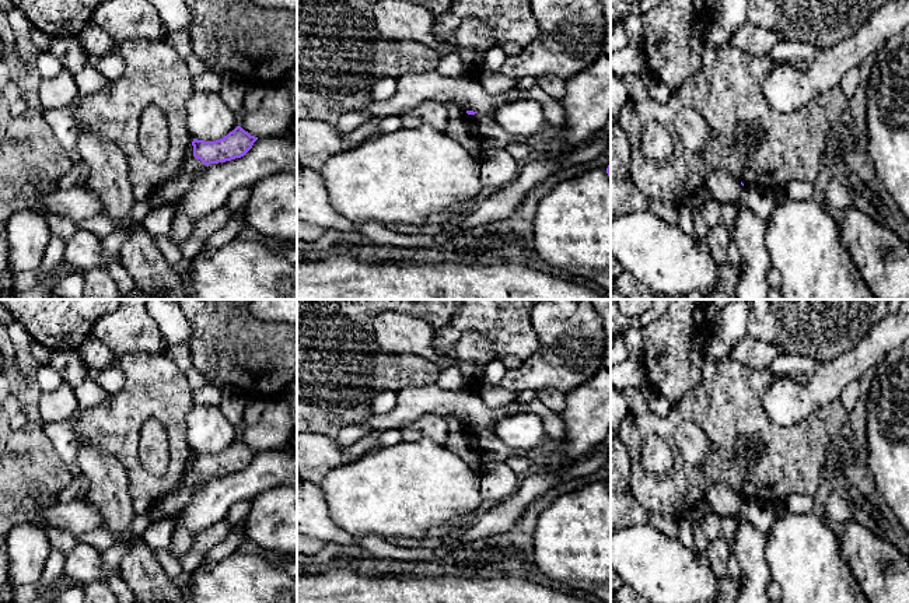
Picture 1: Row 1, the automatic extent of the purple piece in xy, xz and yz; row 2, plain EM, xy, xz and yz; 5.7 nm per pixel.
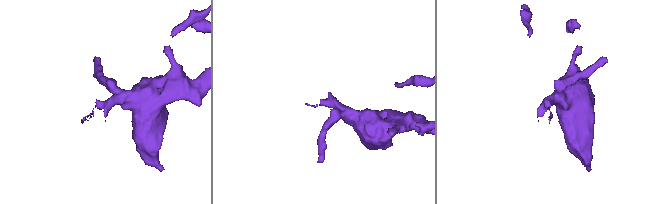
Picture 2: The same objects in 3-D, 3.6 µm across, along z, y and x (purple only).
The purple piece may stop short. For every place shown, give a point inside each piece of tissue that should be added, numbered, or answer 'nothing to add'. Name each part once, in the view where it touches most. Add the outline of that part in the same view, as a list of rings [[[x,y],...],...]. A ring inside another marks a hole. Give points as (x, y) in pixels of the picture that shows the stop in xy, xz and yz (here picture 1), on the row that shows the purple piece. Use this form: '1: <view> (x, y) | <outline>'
1: xy (174, 188) | [[[193,139],[186,147],[183,164],[178,172],[168,178],[146,201],[158,208],[165,204],[175,204],[192,187],[192,180],[196,172],[203,166],[203,162],[193,157]]]

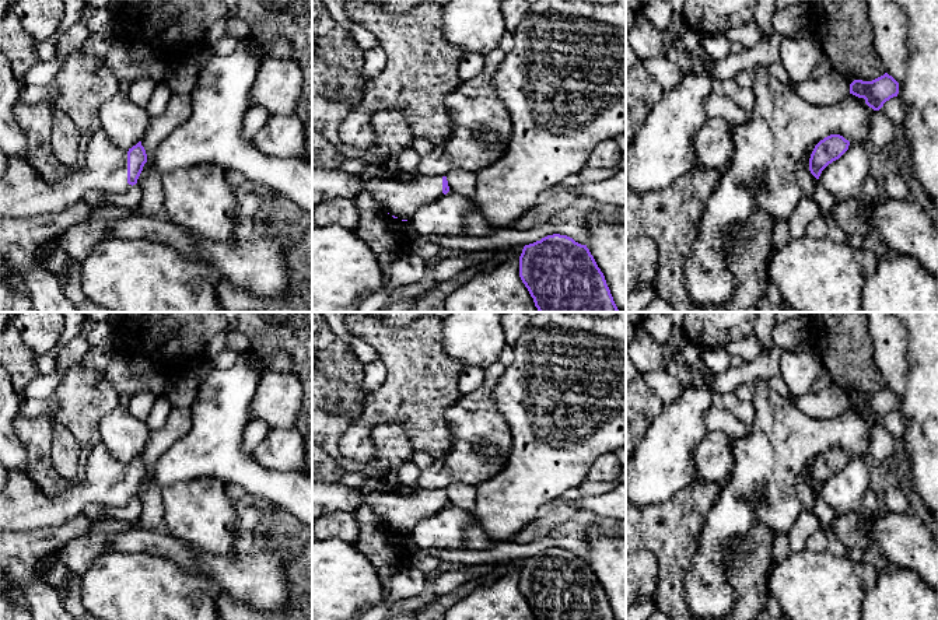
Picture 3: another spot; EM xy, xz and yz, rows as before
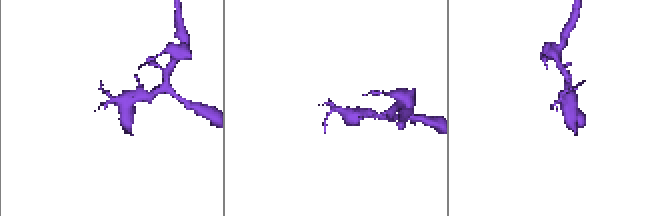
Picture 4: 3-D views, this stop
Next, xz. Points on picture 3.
1: xz (399, 199) | [[[342,169],[312,171],[312,207],[335,197],[356,199],[363,190],[371,193],[391,216],[409,220],[424,204],[441,197],[442,176],[417,175],[412,182],[370,179]]]

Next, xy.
1: xy (23, 193) | [[[99,129],[88,143],[85,164],[52,185],[46,183],[28,161],[7,157],[6,172],[0,176],[0,218],[59,214],[80,203],[87,190],[99,190],[106,195],[126,193],[132,188],[127,183],[127,151],[129,148],[115,146]]]

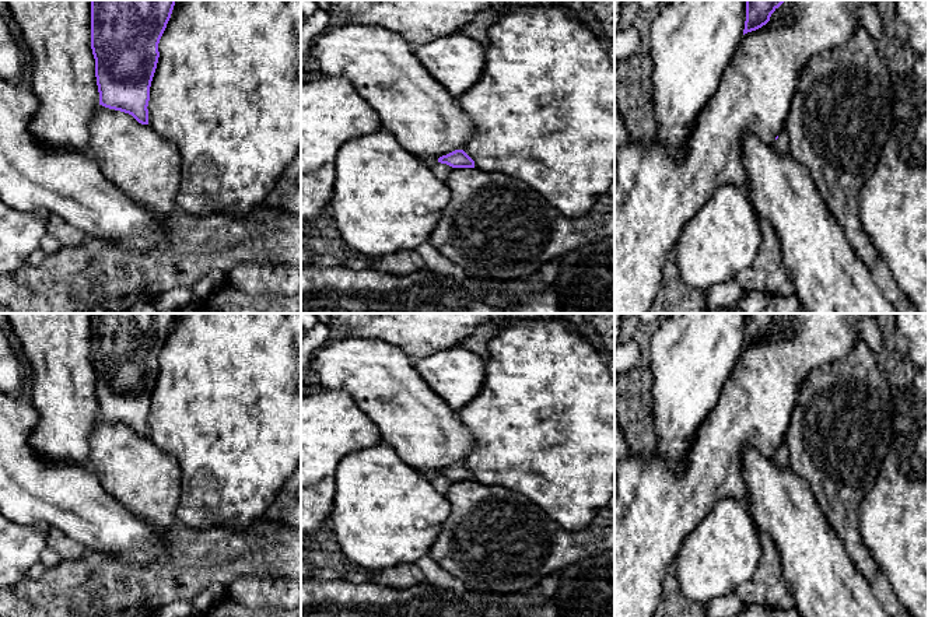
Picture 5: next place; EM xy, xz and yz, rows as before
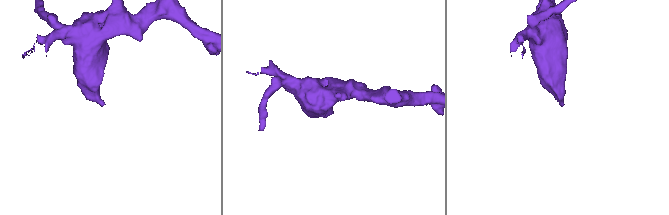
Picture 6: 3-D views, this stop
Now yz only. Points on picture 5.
1: yz (781, 144) | [[[781,132],[778,134],[778,139],[774,140],[771,146],[780,155],[788,155],[789,154],[789,140],[785,132]]]

